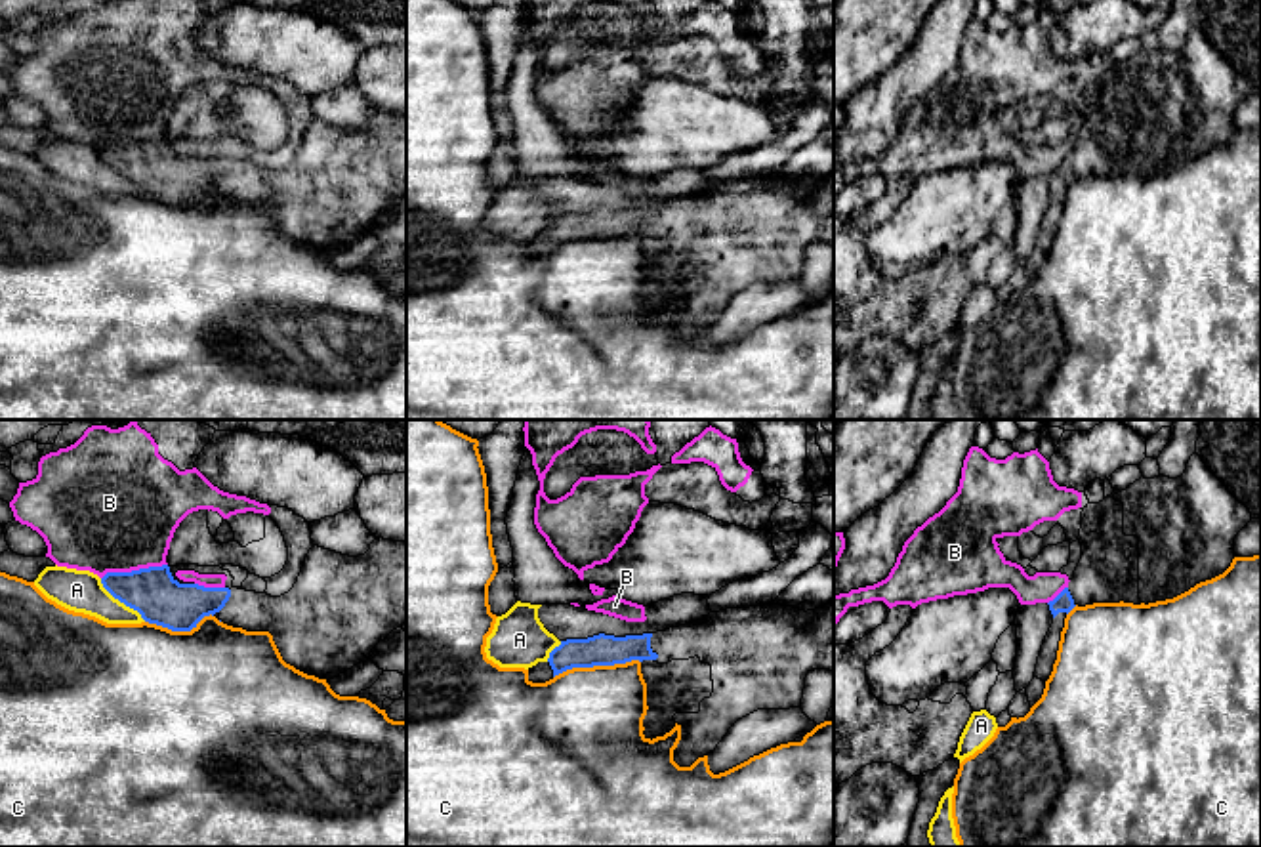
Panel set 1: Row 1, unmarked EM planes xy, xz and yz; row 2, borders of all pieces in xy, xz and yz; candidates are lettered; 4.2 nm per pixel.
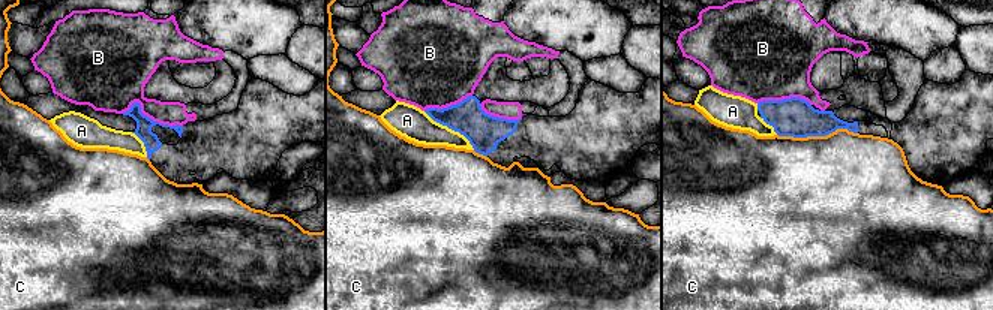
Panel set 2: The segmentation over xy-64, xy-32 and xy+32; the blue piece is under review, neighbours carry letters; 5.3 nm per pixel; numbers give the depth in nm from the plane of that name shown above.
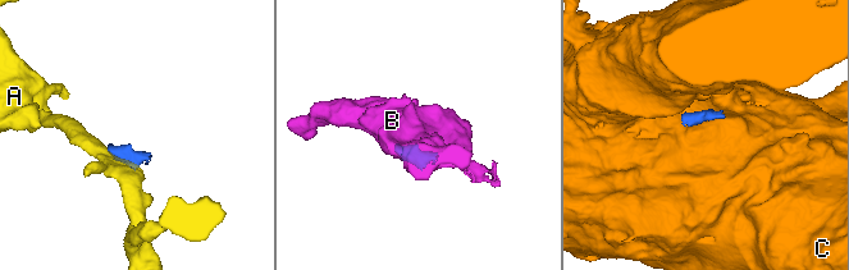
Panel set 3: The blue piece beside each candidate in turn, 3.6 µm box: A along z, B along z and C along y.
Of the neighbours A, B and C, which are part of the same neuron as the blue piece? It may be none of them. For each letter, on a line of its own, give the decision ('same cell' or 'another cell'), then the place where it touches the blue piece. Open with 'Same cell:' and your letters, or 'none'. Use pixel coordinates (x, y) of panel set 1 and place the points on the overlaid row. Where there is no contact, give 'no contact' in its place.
Same cell: none
A: another cell | xy (121, 601)
B: another cell | xy (134, 571)
C: another cell | xz (596, 664)

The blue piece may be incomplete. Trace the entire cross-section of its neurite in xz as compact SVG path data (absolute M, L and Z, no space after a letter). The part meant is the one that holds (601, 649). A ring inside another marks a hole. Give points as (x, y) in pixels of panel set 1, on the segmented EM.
M757 605L710 612L702 620L643 635L593 635L561 641L546 662L528 668L528 681L546 683L572 668L641 662L647 683L645 738L681 727L673 750L679 767L712 754L729 729L757 710L799 708L805 677L813 670L834 671L834 607L799 610L786 605Z

